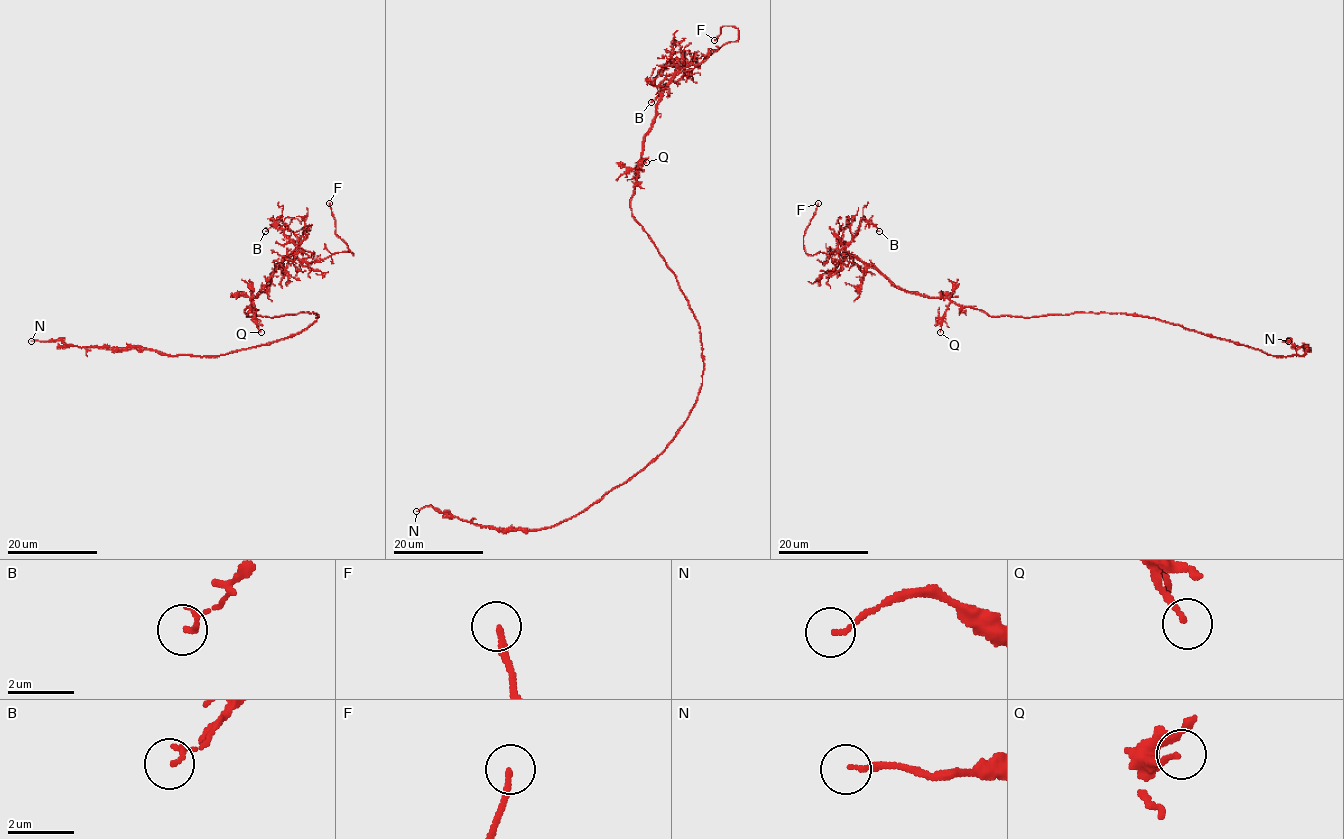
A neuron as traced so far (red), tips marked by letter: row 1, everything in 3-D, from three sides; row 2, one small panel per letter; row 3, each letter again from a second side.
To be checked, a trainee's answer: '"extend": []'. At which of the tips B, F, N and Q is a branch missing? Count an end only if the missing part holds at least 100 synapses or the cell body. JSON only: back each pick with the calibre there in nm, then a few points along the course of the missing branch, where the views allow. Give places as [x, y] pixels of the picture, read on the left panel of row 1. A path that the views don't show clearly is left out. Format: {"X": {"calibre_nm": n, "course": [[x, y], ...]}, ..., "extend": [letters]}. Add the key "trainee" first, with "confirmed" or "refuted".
{"trainee": "refuted", "F": {"calibre_nm": 180, "course": [[329, 203], [305, 160], [287, 147], [291, 136], [287, 119], [290, 93], [285, 86], [283, 66], [281, 71]]}, "extend": ["F"]}

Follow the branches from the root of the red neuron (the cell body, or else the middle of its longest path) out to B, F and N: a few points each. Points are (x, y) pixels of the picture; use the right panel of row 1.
B: (1090, 313), (988, 316), (947, 298), (911, 294), (846, 250), (863, 220), (879, 231)
F: (1090, 313), (988, 316), (897, 288), (849, 255), (838, 262), (822, 252), (809, 255), (803, 235), (818, 203)
N: (1090, 313), (1155, 317), (1272, 355), (1302, 355), (1307, 350), (1284, 341), (1288, 341)

